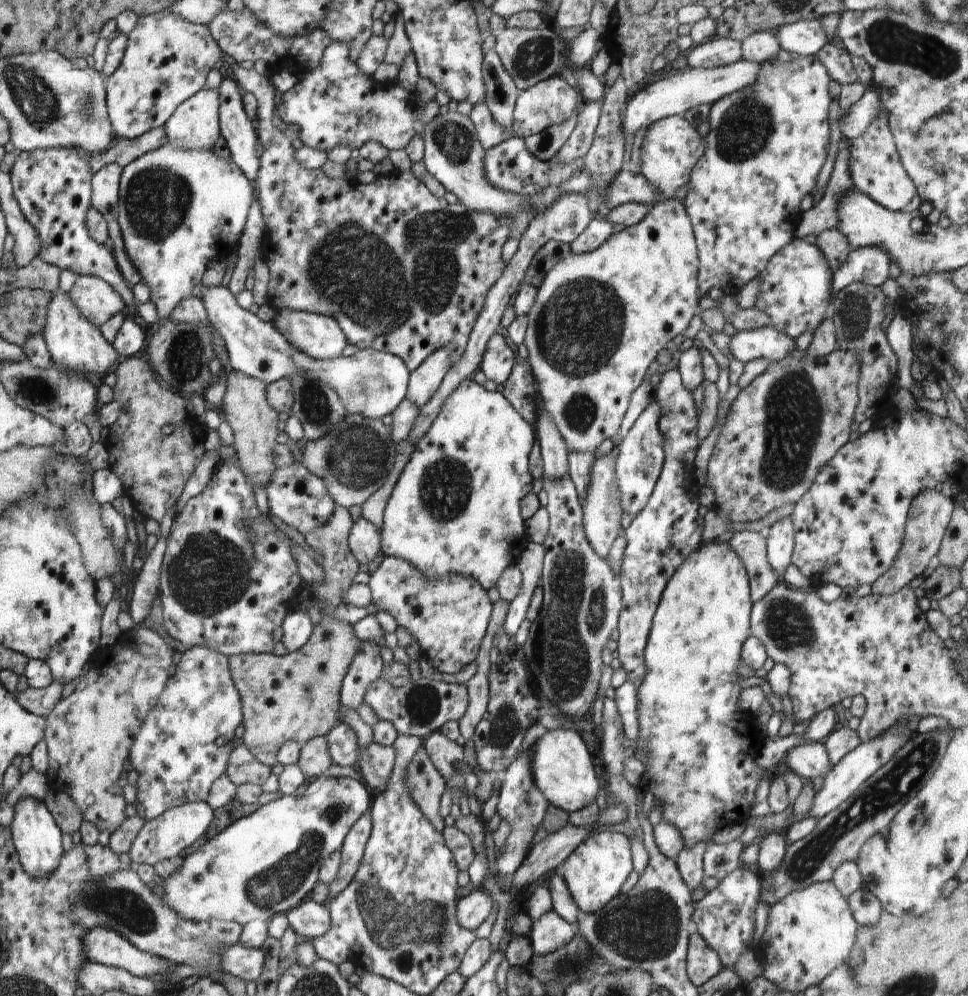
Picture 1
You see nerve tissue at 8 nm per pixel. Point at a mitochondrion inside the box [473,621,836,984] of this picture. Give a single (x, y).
(645, 927)

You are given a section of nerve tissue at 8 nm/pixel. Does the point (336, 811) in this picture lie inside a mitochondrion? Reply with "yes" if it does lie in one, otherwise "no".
yes

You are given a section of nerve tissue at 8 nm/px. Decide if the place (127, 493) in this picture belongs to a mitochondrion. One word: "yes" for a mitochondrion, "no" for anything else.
no

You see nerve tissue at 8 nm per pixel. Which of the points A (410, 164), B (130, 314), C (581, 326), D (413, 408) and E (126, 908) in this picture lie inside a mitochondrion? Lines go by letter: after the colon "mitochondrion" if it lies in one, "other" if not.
A: other
B: other
C: mitochondrion
D: other
E: mitochondrion

